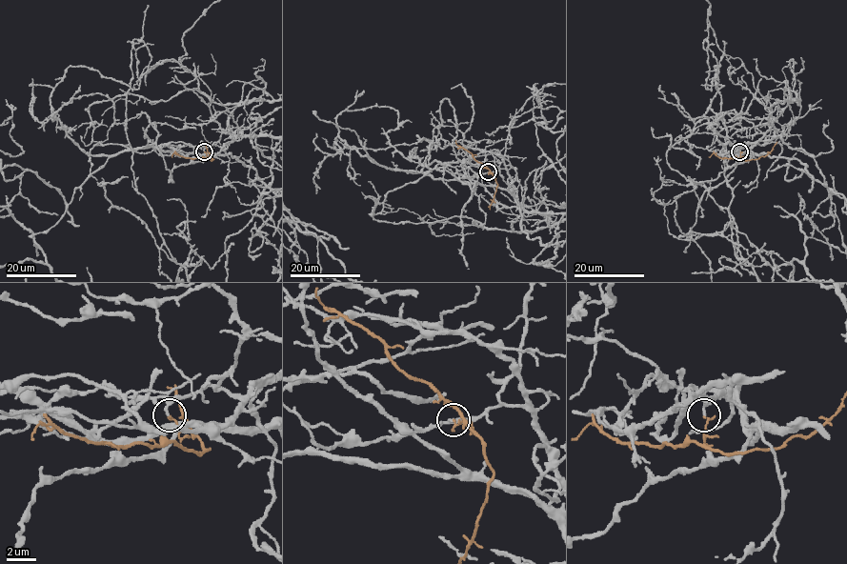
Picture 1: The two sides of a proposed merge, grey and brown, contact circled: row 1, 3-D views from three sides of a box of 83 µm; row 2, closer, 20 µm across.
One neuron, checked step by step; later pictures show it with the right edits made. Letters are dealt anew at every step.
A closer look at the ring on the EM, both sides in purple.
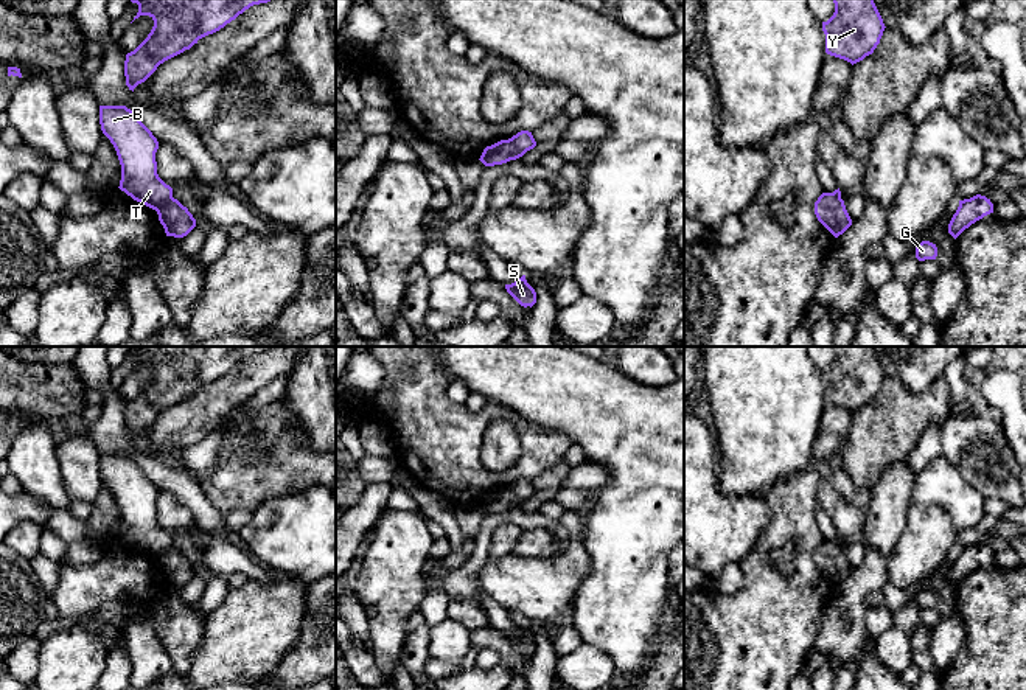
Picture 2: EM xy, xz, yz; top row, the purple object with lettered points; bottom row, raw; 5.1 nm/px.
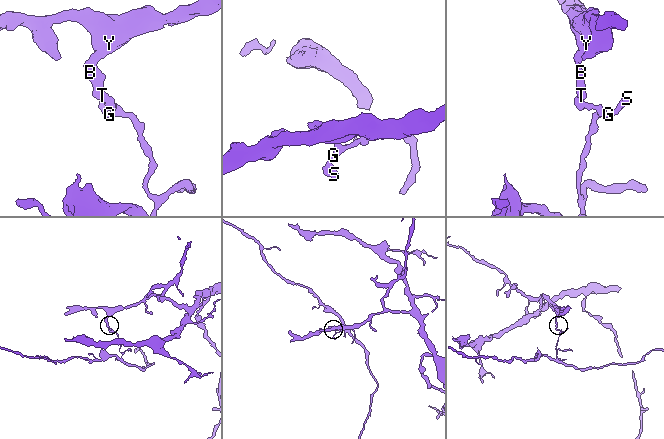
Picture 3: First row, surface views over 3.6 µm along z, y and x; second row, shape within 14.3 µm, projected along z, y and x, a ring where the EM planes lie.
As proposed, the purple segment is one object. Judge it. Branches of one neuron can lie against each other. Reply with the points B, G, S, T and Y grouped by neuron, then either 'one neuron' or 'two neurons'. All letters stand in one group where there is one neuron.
B T Y / G S; two neurons

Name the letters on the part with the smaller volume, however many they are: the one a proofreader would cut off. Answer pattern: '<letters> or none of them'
G, S

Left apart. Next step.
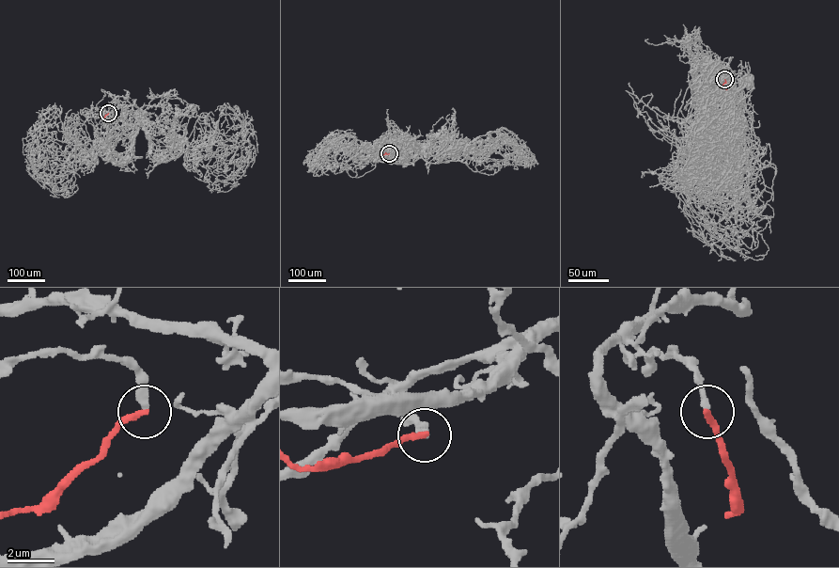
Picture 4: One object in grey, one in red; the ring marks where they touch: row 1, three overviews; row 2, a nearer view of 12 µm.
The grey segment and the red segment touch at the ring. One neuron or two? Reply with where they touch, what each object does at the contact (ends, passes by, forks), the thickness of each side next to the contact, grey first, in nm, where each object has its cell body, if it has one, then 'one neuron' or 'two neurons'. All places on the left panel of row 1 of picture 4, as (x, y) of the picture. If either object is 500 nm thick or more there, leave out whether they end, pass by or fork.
place (108, 113); grey ends; red ends; calibres 320 and 260 nm; soma grey (125, 115); soma red none; two neurons

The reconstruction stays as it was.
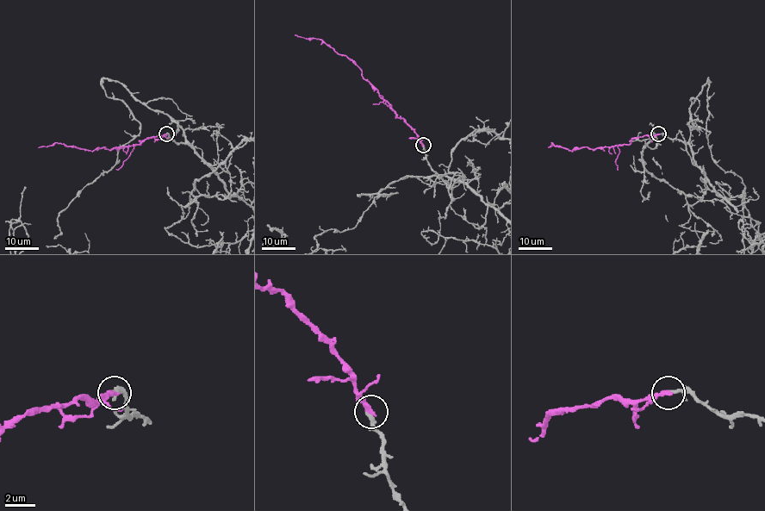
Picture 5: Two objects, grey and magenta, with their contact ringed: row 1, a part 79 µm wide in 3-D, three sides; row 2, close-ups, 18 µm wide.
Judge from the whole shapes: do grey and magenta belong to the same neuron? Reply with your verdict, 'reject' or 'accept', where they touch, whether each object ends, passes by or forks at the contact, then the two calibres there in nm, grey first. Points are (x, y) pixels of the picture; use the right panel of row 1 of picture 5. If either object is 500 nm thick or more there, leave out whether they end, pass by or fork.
accept | (658, 133) | grey passes by | magenta ends | 170/280 nm

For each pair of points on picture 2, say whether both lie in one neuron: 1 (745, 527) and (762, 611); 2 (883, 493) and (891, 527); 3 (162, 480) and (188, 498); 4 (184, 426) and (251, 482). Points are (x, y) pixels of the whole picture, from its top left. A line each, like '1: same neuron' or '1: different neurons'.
1: different neurons
2: same neuron
3: same neuron
4: different neurons

